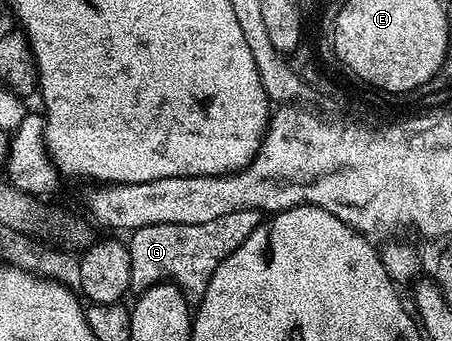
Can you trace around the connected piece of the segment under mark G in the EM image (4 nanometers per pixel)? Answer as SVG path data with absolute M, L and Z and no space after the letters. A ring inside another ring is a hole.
M254 209L226 213L218 217L218 221L206 221L202 225L178 225L177 223L159 223L158 225L146 225L131 232L127 240L128 252L130 253L130 269L132 270L131 290L139 293L147 287L168 280L168 273L180 275L182 261L186 263L186 257L206 257L206 261L212 265L212 255L216 253L223 259L230 257L234 249L238 249L254 233L254 229L262 222L261 212ZM212 247L212 249L210 249ZM196 253L196 255L194 255ZM202 253L202 255L200 255Z

